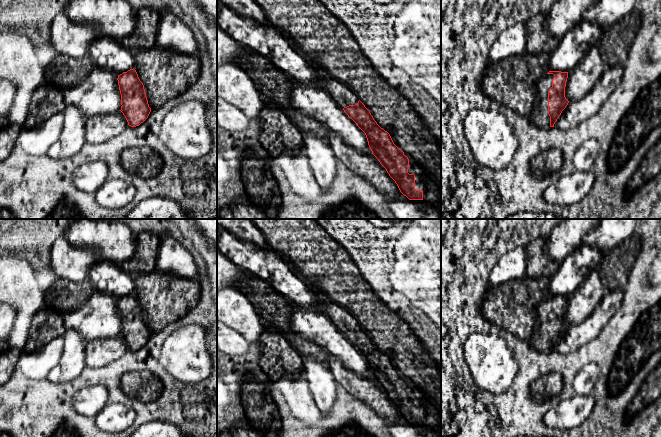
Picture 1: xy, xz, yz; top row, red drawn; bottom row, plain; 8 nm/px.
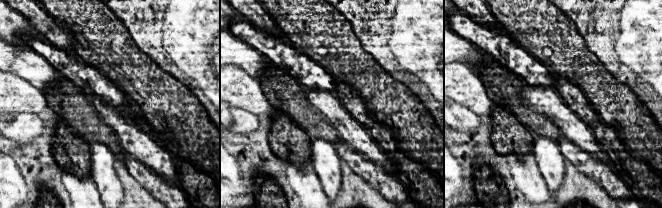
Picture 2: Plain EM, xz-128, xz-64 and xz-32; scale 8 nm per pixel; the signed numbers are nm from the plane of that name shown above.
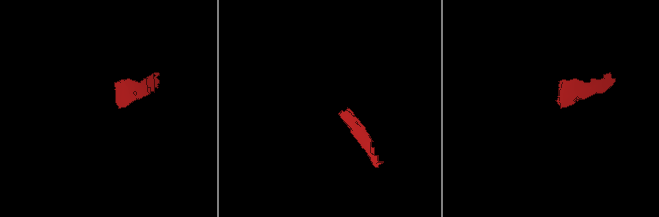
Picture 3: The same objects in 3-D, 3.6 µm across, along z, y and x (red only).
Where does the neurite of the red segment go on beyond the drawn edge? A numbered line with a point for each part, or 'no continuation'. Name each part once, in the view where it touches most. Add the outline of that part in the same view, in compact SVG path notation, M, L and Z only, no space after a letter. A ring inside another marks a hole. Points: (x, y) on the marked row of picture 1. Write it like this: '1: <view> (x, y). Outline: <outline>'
1: yz (540, 116). Outline: M547 74L537 84L537 101L532 113L528 116L533 122L542 128L550 127L550 116L548 114L548 91L552 87L553 74Z

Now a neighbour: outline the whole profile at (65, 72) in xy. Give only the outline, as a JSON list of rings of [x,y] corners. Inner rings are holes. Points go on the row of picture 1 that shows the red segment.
[[[58,54],[45,71],[45,83],[62,92],[80,84],[94,68],[92,58],[72,58]]]

